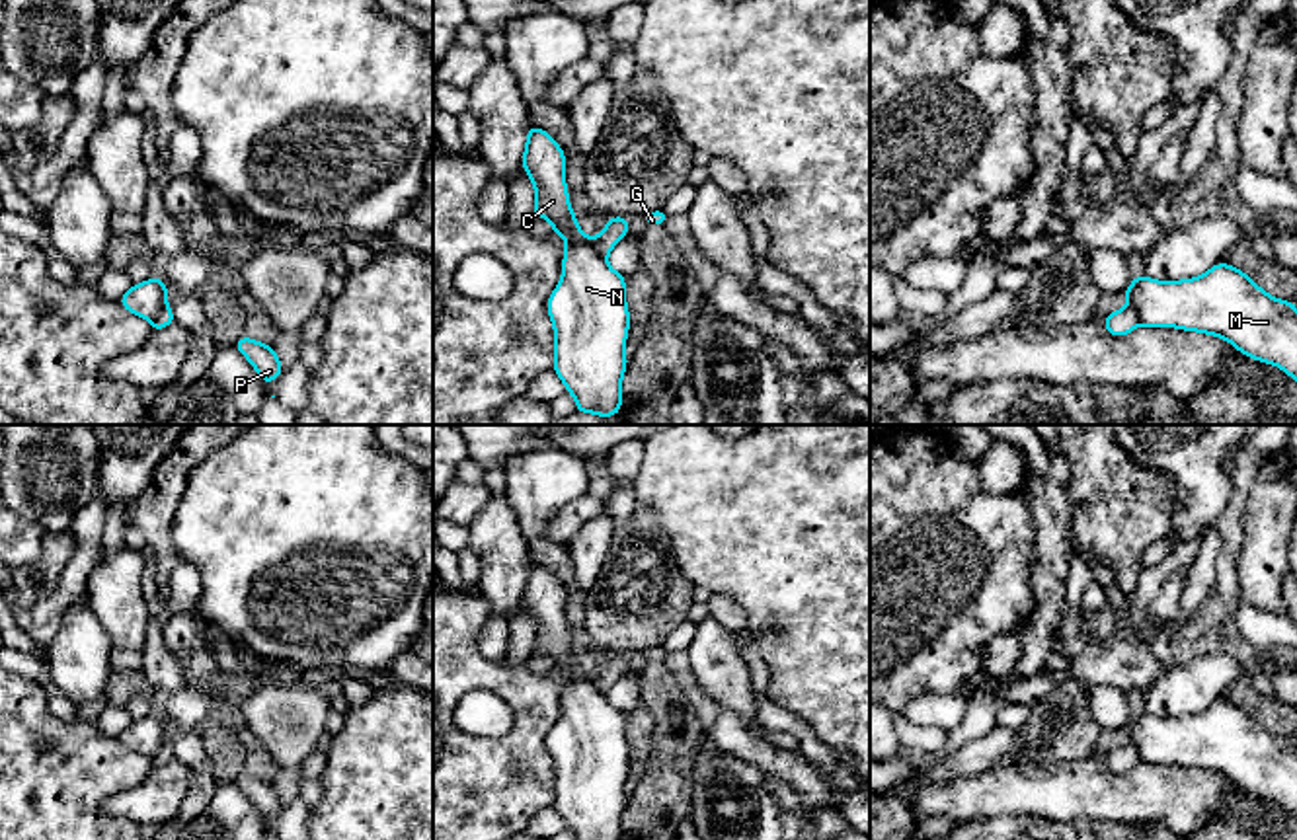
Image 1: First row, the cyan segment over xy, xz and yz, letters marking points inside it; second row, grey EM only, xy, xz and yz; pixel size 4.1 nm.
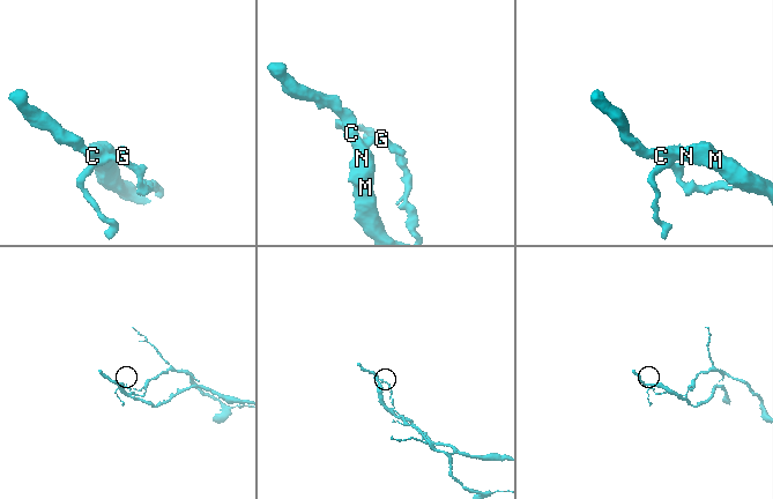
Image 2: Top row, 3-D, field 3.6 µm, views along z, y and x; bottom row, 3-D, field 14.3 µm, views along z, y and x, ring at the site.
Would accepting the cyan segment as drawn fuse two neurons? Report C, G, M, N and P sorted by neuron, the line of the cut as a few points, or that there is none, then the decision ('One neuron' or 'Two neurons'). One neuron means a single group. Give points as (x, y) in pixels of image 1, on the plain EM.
Groups: C M N / G P. Split along xz (589, 677), (605, 694). Two neurons

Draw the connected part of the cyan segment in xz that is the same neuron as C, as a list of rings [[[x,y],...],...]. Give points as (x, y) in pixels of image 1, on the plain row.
[[[531,561],[527,567],[521,604],[534,622],[534,655],[548,655],[552,670],[568,678],[562,694],[562,715],[552,727],[546,748],[554,762],[554,811],[564,819],[575,840],[622,840],[622,813],[628,803],[624,789],[630,746],[626,743],[626,713],[616,709],[607,694],[599,692],[581,668],[571,647],[566,622],[566,589],[550,569]]]

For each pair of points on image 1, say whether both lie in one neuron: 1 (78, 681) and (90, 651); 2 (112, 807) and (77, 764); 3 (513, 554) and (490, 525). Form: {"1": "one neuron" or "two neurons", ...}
{"1": "one neuron", "2": "two neurons", "3": "one neuron"}

